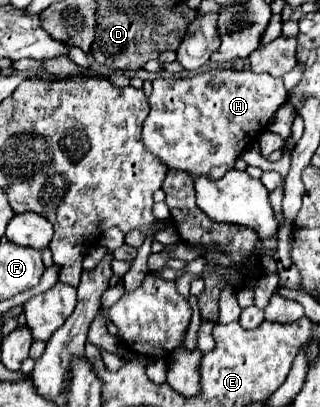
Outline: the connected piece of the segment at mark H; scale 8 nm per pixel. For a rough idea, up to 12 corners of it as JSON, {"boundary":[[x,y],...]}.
{"boundary":[[282,78],[152,82],[144,144],[220,180],[288,100]]}

